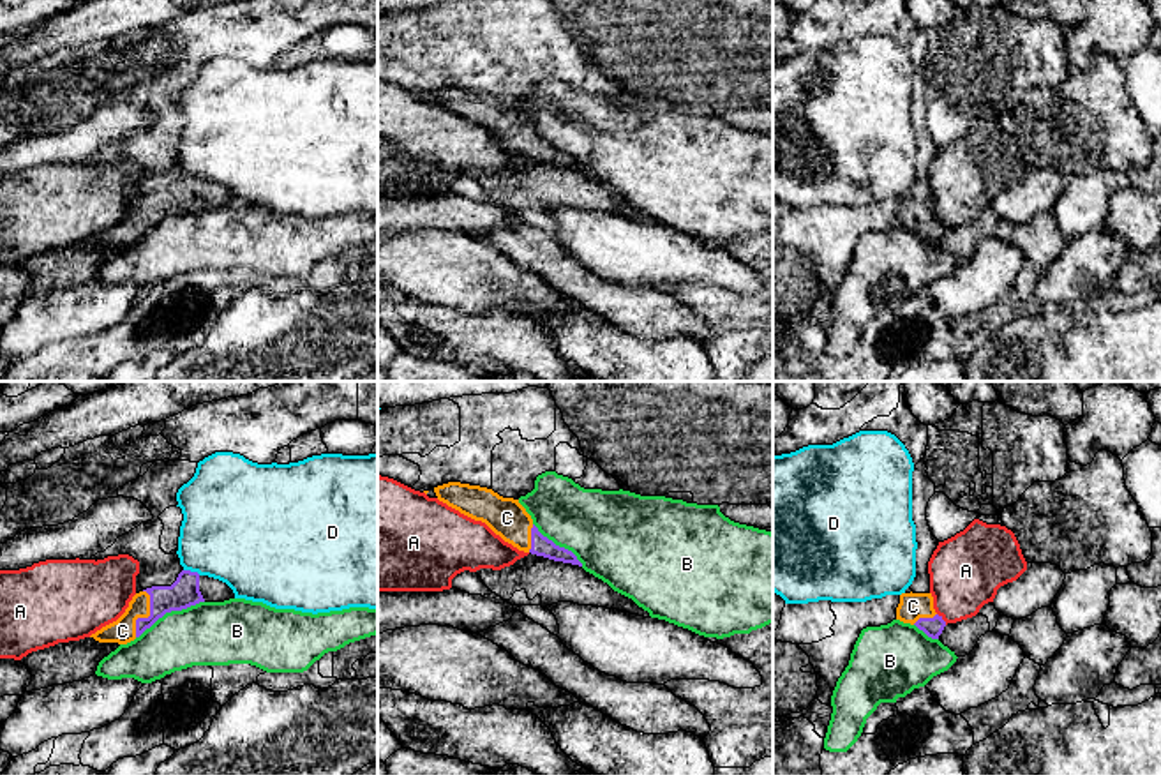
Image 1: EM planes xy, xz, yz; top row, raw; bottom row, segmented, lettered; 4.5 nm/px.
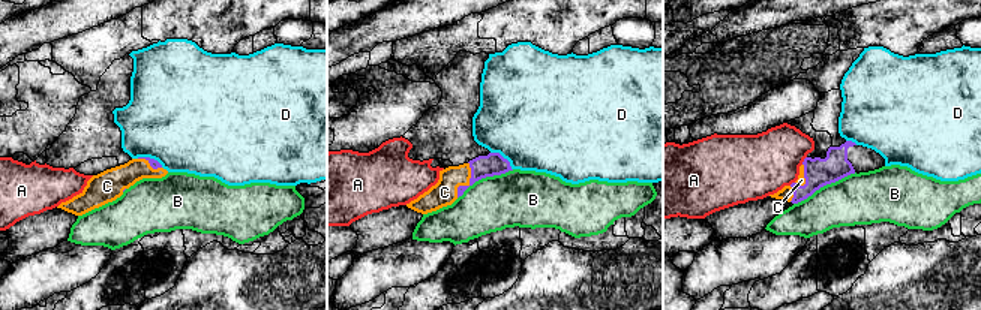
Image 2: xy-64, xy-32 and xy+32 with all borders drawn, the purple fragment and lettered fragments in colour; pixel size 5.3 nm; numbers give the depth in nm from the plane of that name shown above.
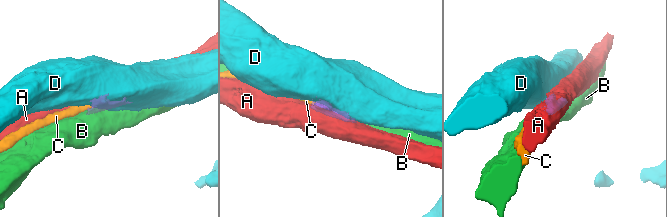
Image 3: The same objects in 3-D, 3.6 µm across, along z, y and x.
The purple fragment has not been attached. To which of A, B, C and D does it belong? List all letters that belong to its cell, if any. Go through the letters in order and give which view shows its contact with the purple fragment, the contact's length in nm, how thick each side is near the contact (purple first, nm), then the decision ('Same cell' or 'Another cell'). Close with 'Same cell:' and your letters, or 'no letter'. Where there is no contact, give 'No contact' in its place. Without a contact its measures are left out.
A: Touches purple in yz. Shared border 70 nm. Thickness 90 nm (purple) against 340 nm. Another cell
B: Touches purple in xy. Shared border 360 nm. Thickness 140 nm (purple) against 280 nm. Another cell
C: Touches purple in xy. Shared border 220 nm. Thickness 140 nm (purple) against 120 nm. Same cell
D: Touches purple in xy. Shared border 80 nm. Thickness 140 nm (purple) against 440 nm. Another cell
Same cell: C

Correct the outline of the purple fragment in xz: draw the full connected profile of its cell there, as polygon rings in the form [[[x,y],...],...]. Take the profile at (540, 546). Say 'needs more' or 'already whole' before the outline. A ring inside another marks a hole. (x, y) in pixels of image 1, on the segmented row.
needs more; [[[461,482],[438,485],[434,493],[439,501],[475,521],[485,523],[519,551],[582,567],[572,551],[556,546],[538,531],[519,500],[503,498],[492,489]]]

